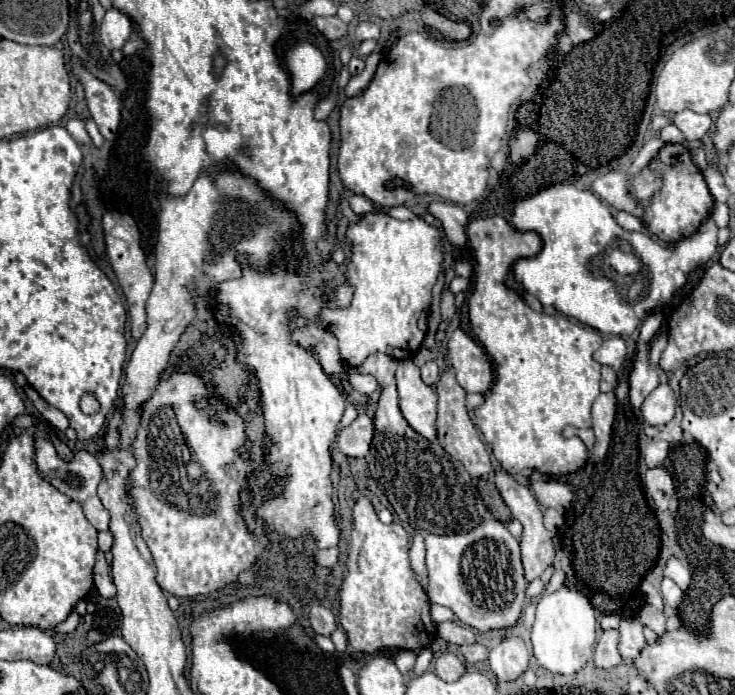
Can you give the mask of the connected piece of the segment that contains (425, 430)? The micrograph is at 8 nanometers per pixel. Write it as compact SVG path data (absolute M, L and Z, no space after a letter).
M412 360L398 362L396 380L400 394L400 410L406 422L426 440L436 440L438 434L434 428L434 420L438 418L438 394L422 382L420 368L416 368Z

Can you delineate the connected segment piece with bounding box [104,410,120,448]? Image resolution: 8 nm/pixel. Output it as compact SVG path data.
M116 410L114 416L112 416L112 420L108 422L108 428L106 428L104 444L106 444L108 448L116 448L116 426L118 426L118 424L120 424L120 412Z

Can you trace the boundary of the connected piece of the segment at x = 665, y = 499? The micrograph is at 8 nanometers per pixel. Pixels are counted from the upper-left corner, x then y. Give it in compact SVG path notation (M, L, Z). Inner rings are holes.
M658 466L658 468L648 468L648 470L646 470L644 484L646 484L646 490L648 490L648 494L652 496L656 508L668 510L670 498L672 498L674 492L676 492L670 474L668 474L664 468L660 468L660 466Z

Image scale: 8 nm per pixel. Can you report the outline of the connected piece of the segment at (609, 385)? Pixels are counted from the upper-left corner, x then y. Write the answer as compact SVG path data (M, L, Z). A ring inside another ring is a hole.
M602 366L602 384L600 390L602 392L610 392L616 388L616 372L610 366Z

